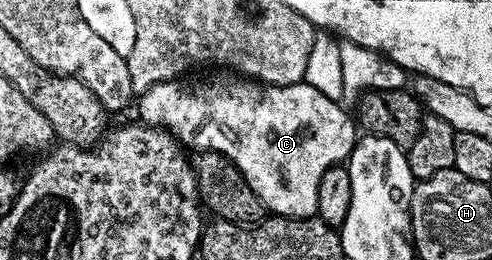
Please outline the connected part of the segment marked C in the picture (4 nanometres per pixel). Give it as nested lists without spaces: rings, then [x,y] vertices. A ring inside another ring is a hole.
[[[230,76],[227,82],[202,82],[199,86],[185,86],[185,81],[175,80],[173,82],[161,82],[152,89],[144,91],[137,99],[136,107],[142,113],[141,121],[148,126],[165,128],[182,143],[183,147],[191,151],[215,150],[217,154],[222,154],[237,170],[246,177],[252,192],[260,196],[260,200],[265,204],[267,211],[271,215],[283,218],[312,218],[318,211],[316,195],[319,192],[320,177],[332,165],[337,165],[347,161],[358,139],[358,126],[355,119],[343,109],[339,102],[334,102],[325,96],[318,88],[312,88],[304,80],[292,86],[267,86],[257,80],[247,80],[242,76]]]

